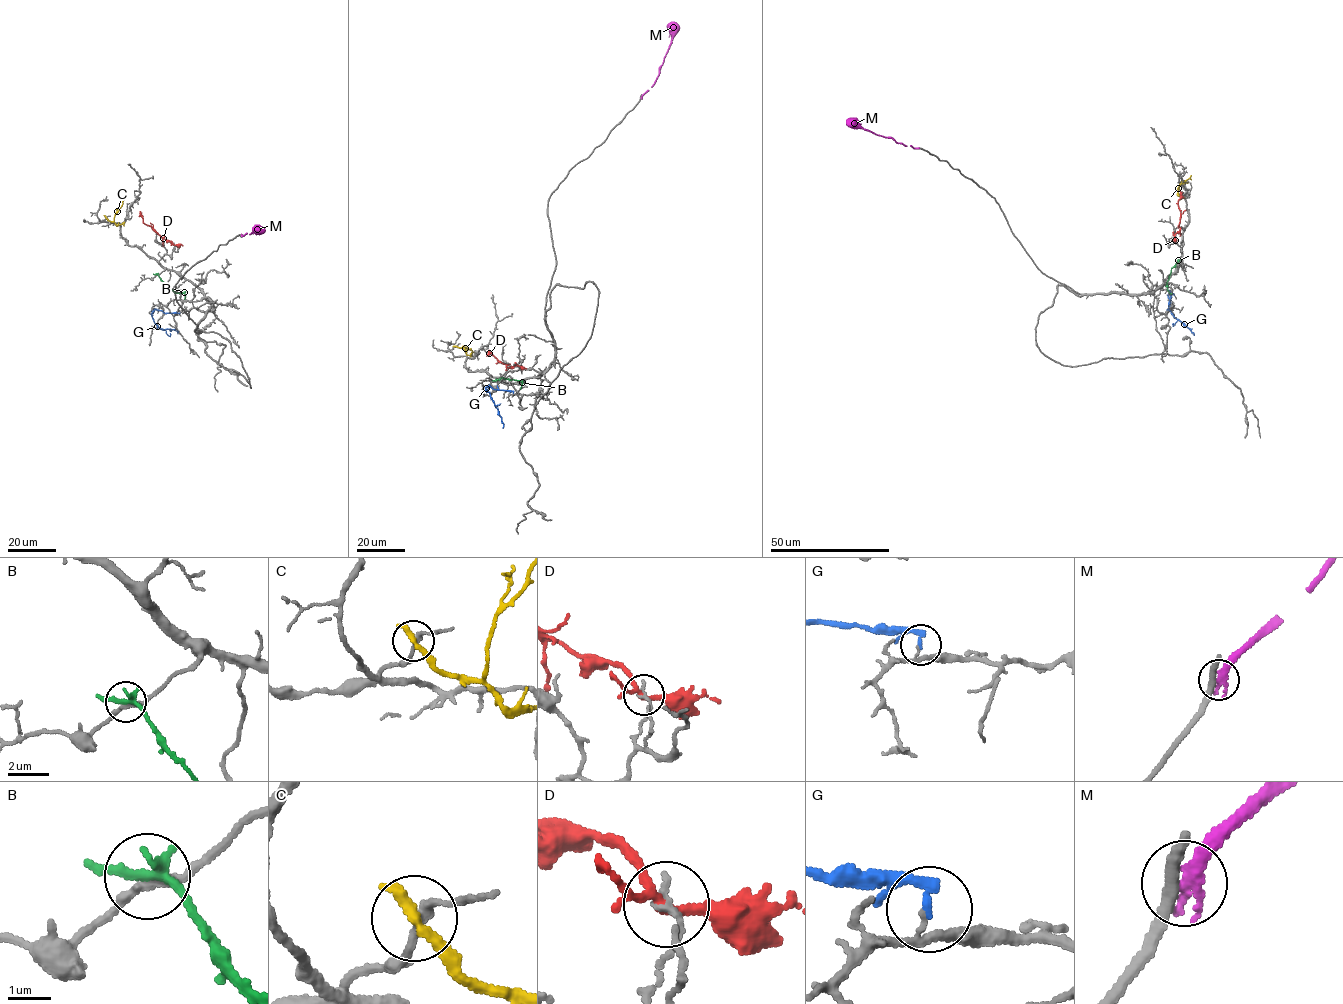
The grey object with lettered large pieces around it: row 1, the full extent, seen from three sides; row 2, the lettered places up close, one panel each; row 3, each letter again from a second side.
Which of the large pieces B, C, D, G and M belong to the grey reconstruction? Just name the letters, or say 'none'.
none

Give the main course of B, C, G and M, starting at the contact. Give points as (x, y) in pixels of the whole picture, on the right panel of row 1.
B: (1179, 261), (1171, 269), (1166, 285), (1171, 294)
C: (1180, 183), (1178, 190), (1191, 175)
G: (1169, 306), (1170, 292), (1169, 308), (1194, 335)
M: (917, 148), (851, 126), (846, 121)

